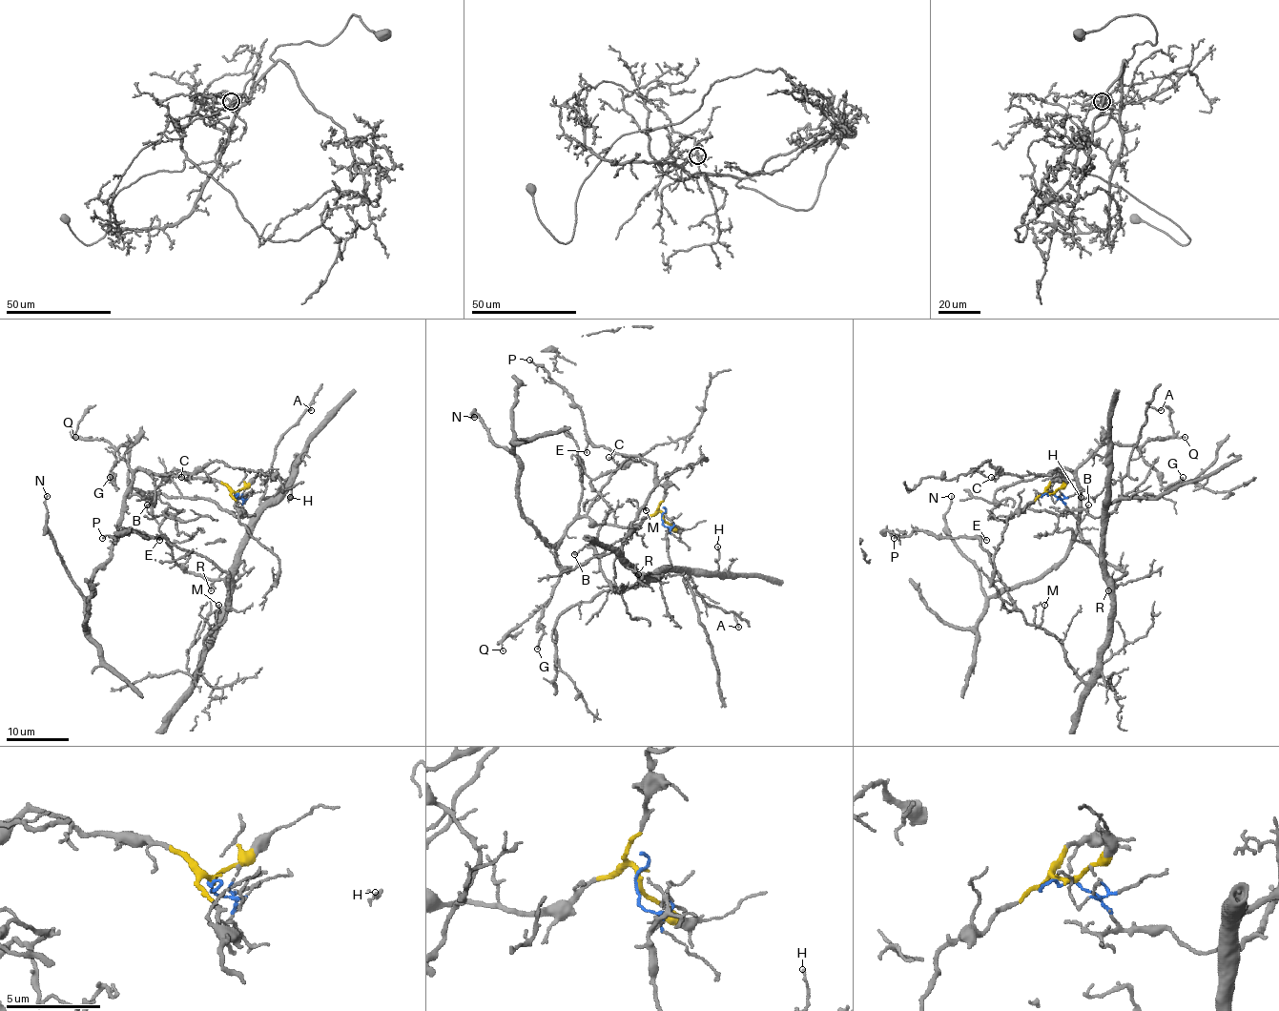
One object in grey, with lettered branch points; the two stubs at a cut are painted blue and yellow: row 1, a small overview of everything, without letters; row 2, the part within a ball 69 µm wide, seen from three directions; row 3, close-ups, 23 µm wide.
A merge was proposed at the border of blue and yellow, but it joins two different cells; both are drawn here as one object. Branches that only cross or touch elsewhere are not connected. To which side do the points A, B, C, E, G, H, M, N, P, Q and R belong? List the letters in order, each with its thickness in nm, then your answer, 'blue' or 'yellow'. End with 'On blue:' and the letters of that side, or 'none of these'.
A: 130 nm | blue
B: 90 nm | blue
C: 120 nm | yellow
E: 110 nm | blue
G: 170 nm | yellow
H: 110 nm | blue
M: 110 nm | blue
N: 130 nm | yellow
P: 140 nm | blue
Q: 120 nm | yellow
R: 130 nm | blue
On blue: A, B, E, H, M, P, R

